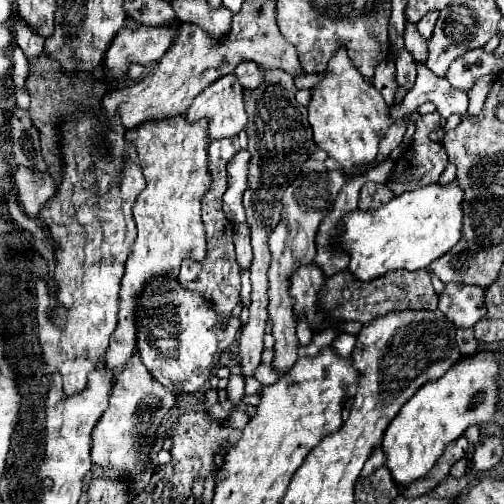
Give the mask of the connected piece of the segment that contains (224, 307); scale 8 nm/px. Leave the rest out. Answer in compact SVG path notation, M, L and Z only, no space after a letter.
M236 135L212 141L212 145L208 147L208 171L212 177L212 185L208 193L202 197L202 219L208 233L208 253L202 263L196 263L190 259L184 261L178 273L178 283L190 293L198 293L206 297L210 305L214 305L214 311L222 321L228 321L232 315L232 309L240 303L240 269L236 265L234 241L232 241L234 225L226 219L222 209L222 195L226 191L226 163L232 159L236 151L240 151Z

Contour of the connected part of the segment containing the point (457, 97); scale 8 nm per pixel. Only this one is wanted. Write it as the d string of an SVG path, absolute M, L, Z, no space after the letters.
M416 63L416 69L418 77L414 87L406 93L404 101L390 111L394 121L408 117L426 101L432 101L444 119L448 119L452 113L464 115L467 112L468 95L462 89L452 87L445 78L434 77L424 63Z

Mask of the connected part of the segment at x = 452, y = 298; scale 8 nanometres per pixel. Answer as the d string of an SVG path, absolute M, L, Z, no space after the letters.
M448 283L440 295L438 309L456 325L472 327L486 315L484 289L462 283Z

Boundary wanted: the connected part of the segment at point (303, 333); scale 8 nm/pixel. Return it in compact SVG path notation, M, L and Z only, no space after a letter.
M300 321L300 325L296 327L296 337L298 337L300 347L306 347L312 341L312 331L310 331L310 327L308 327L306 321Z

